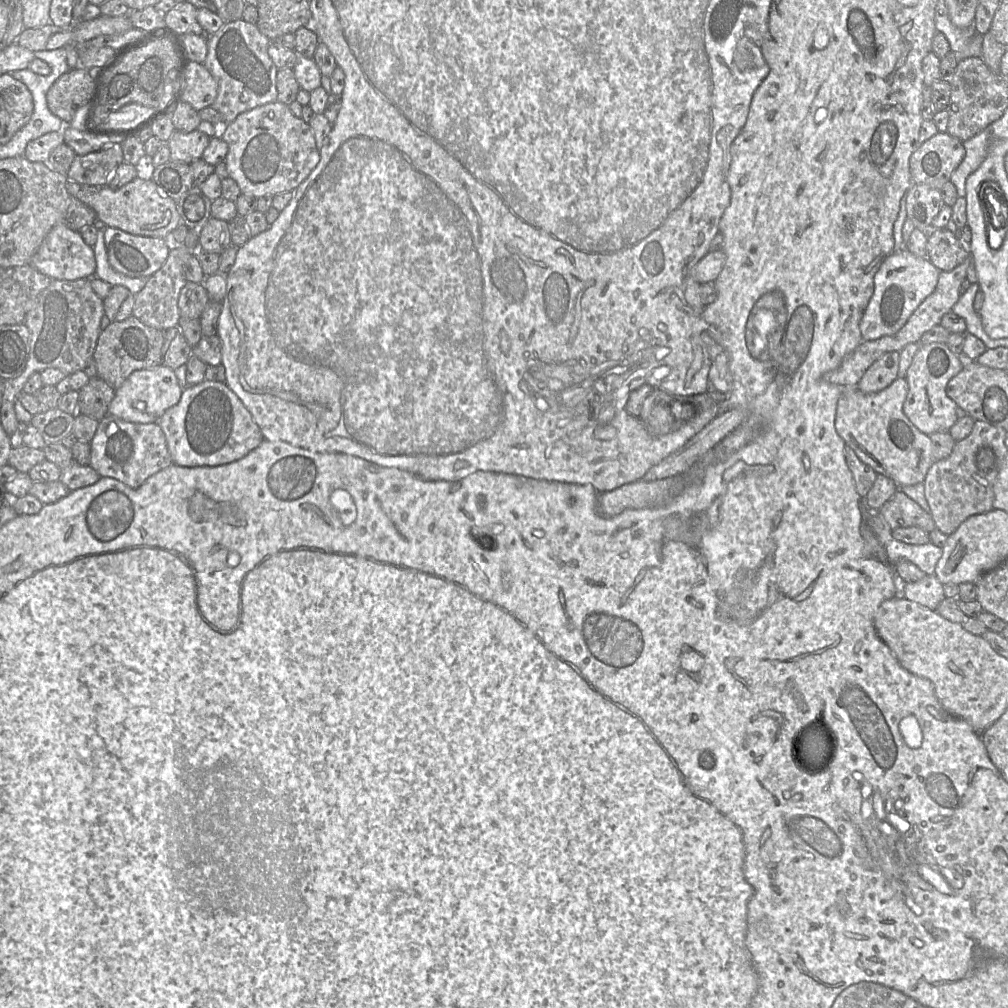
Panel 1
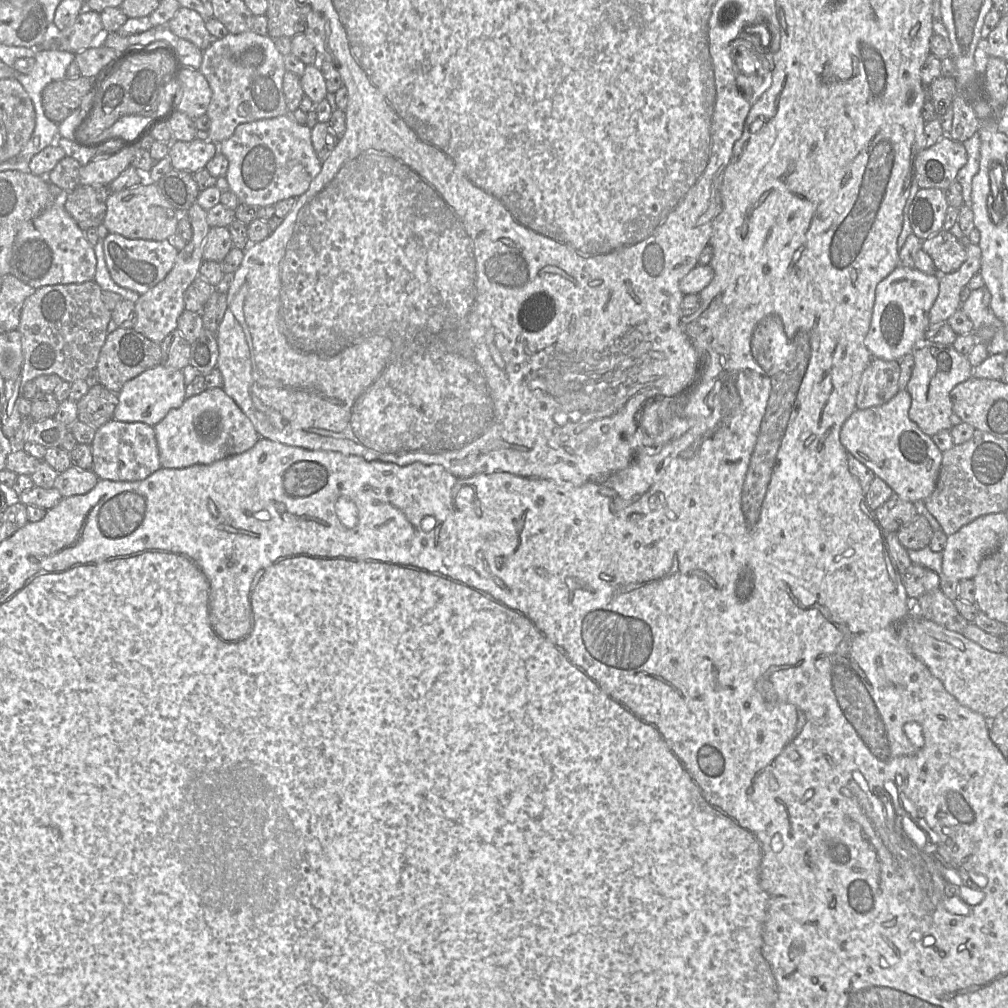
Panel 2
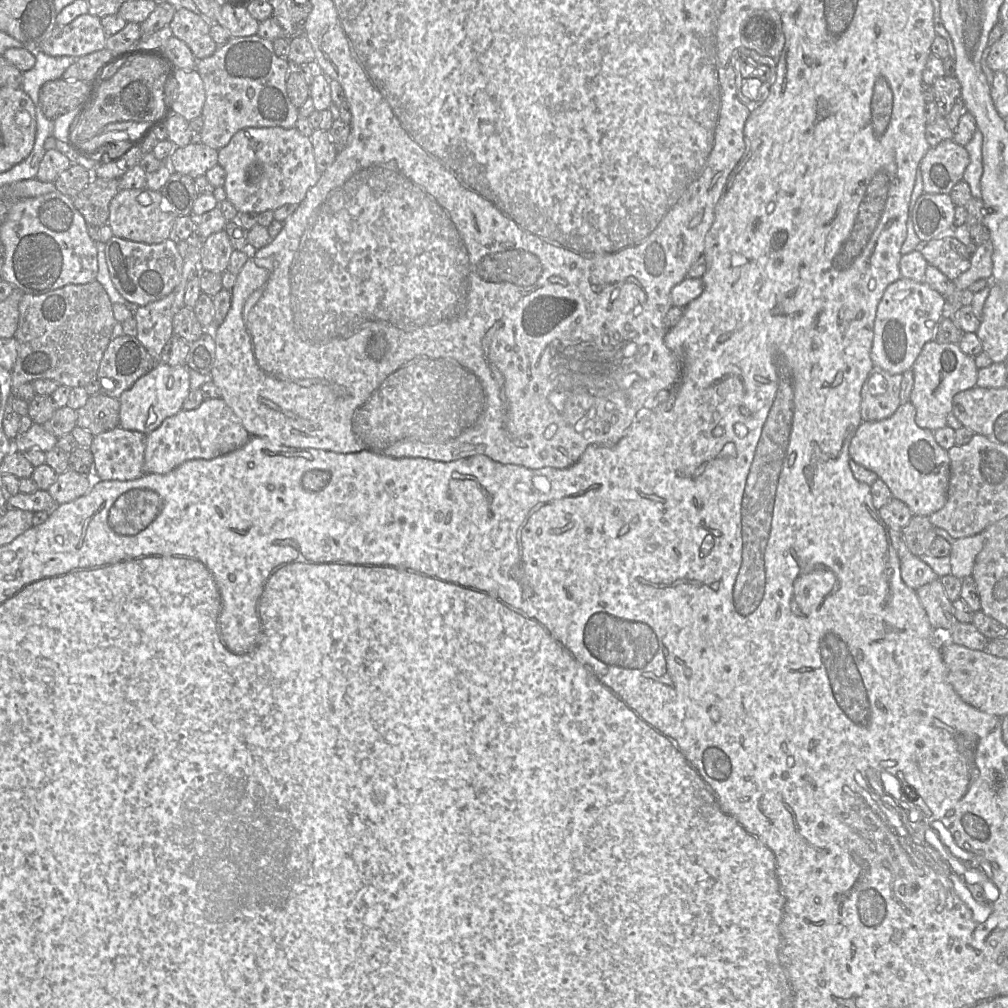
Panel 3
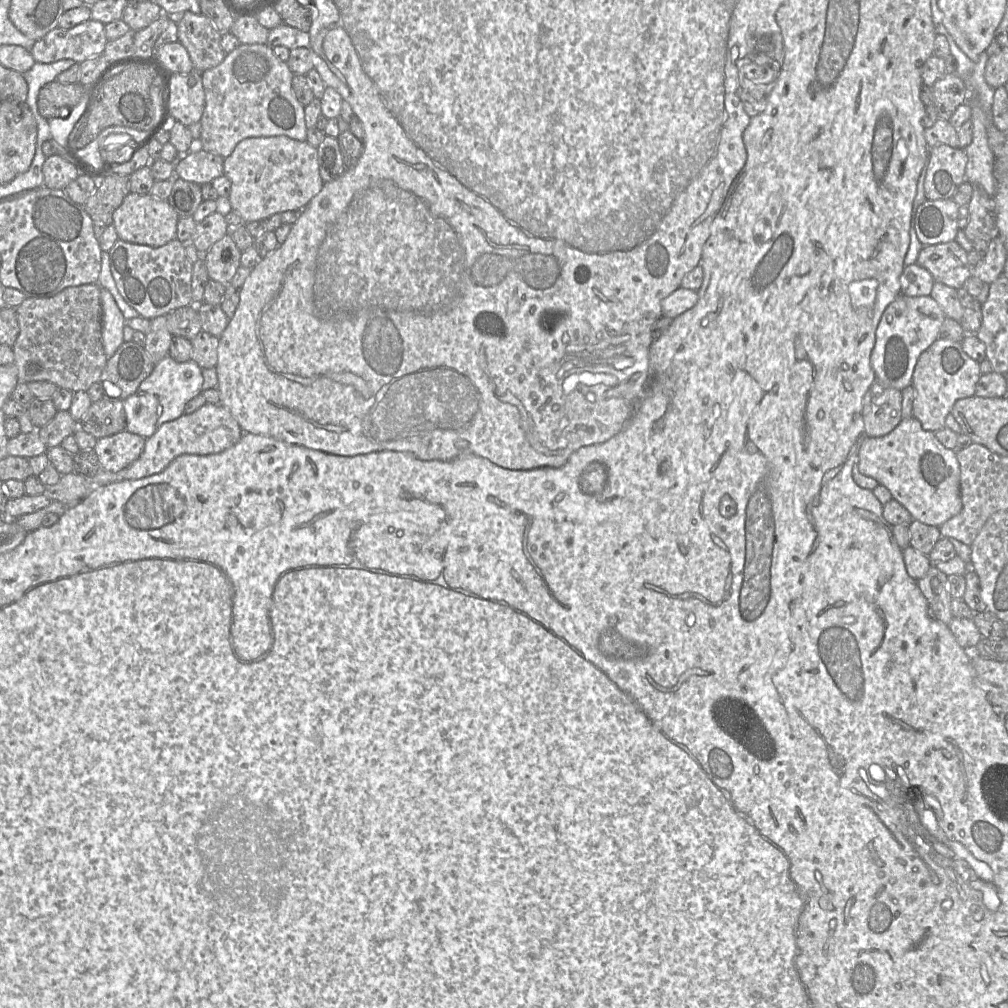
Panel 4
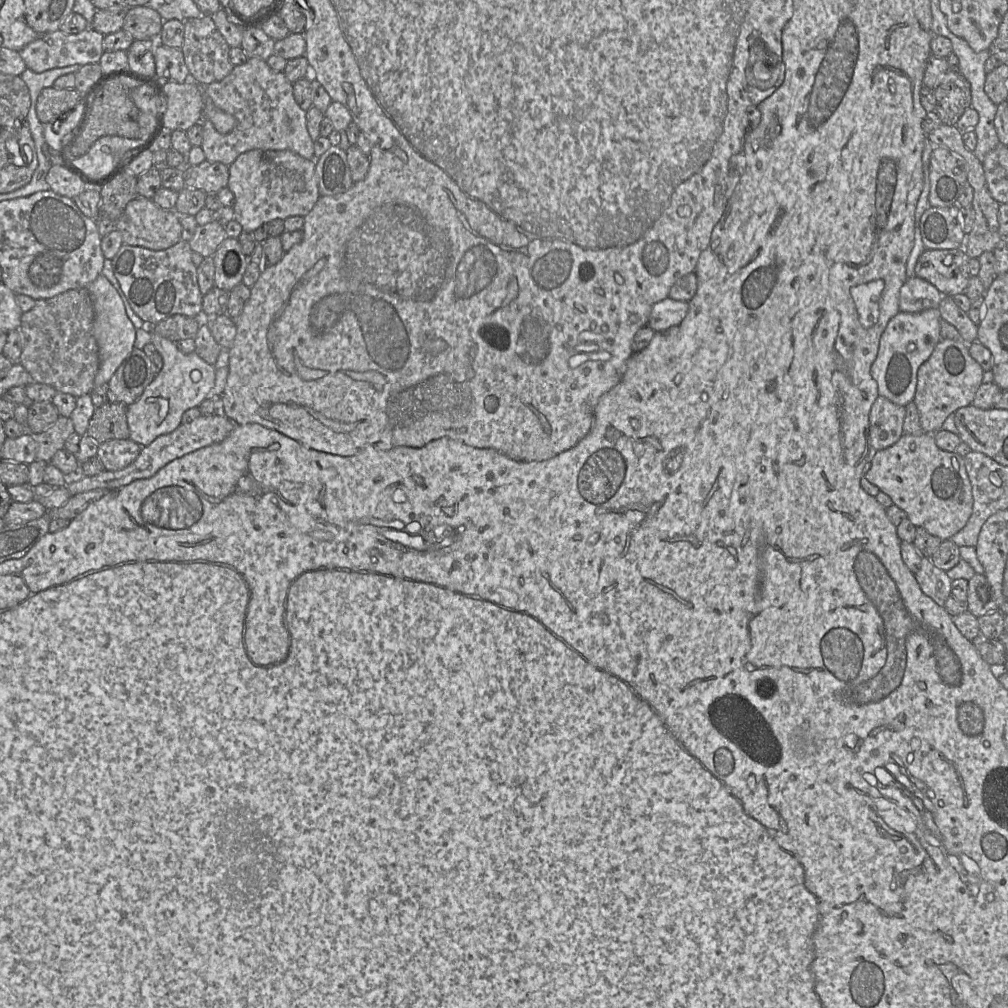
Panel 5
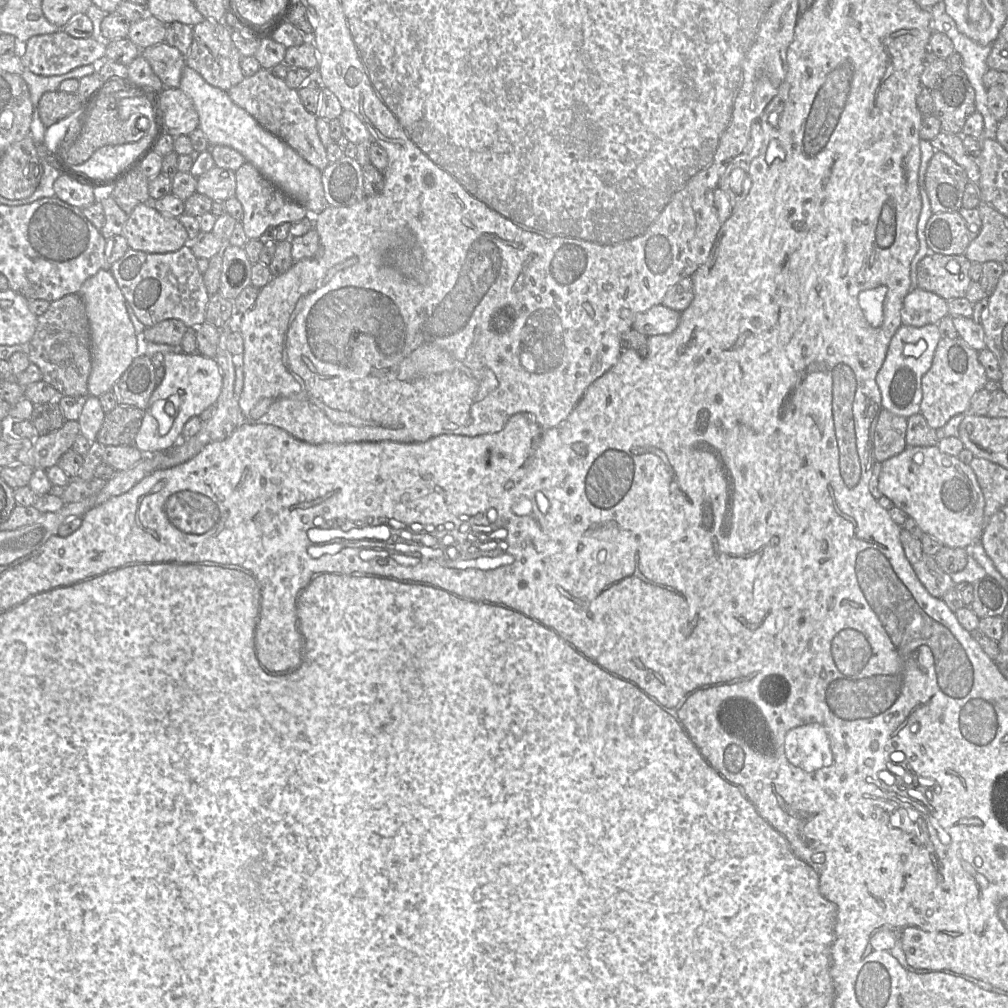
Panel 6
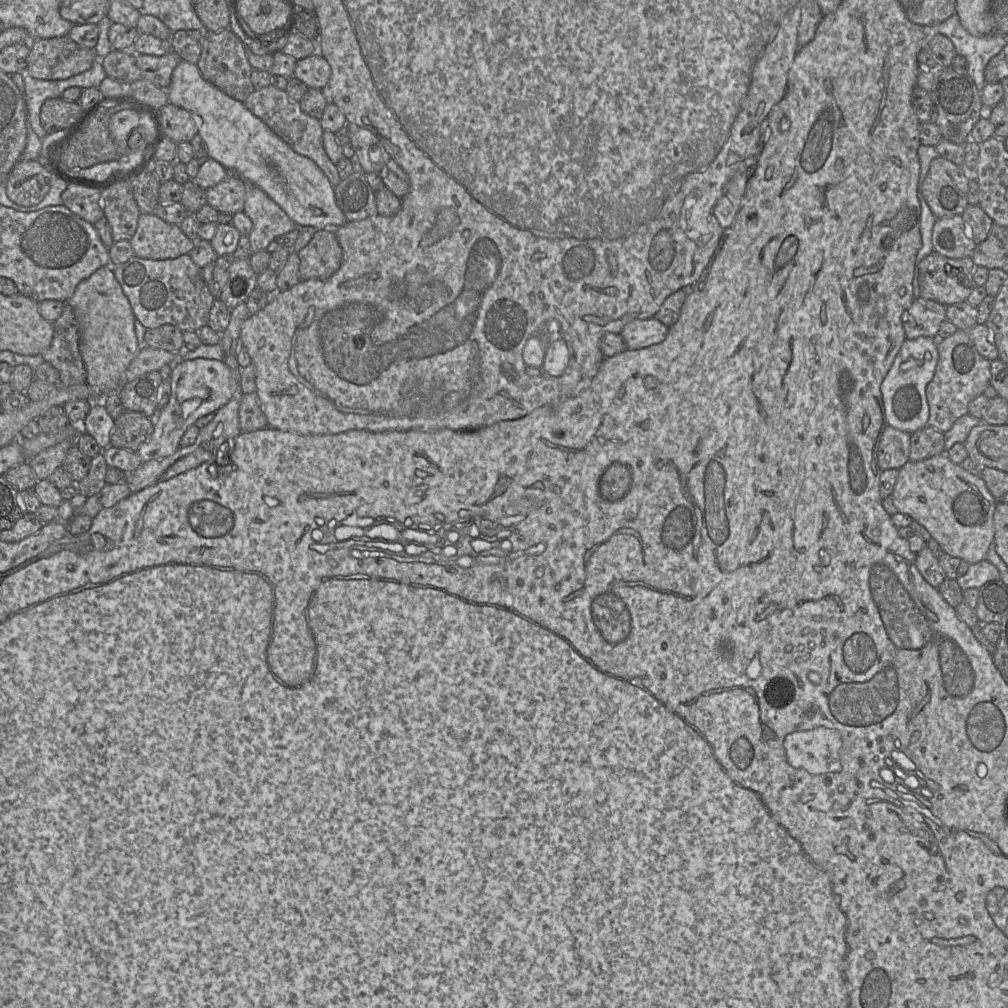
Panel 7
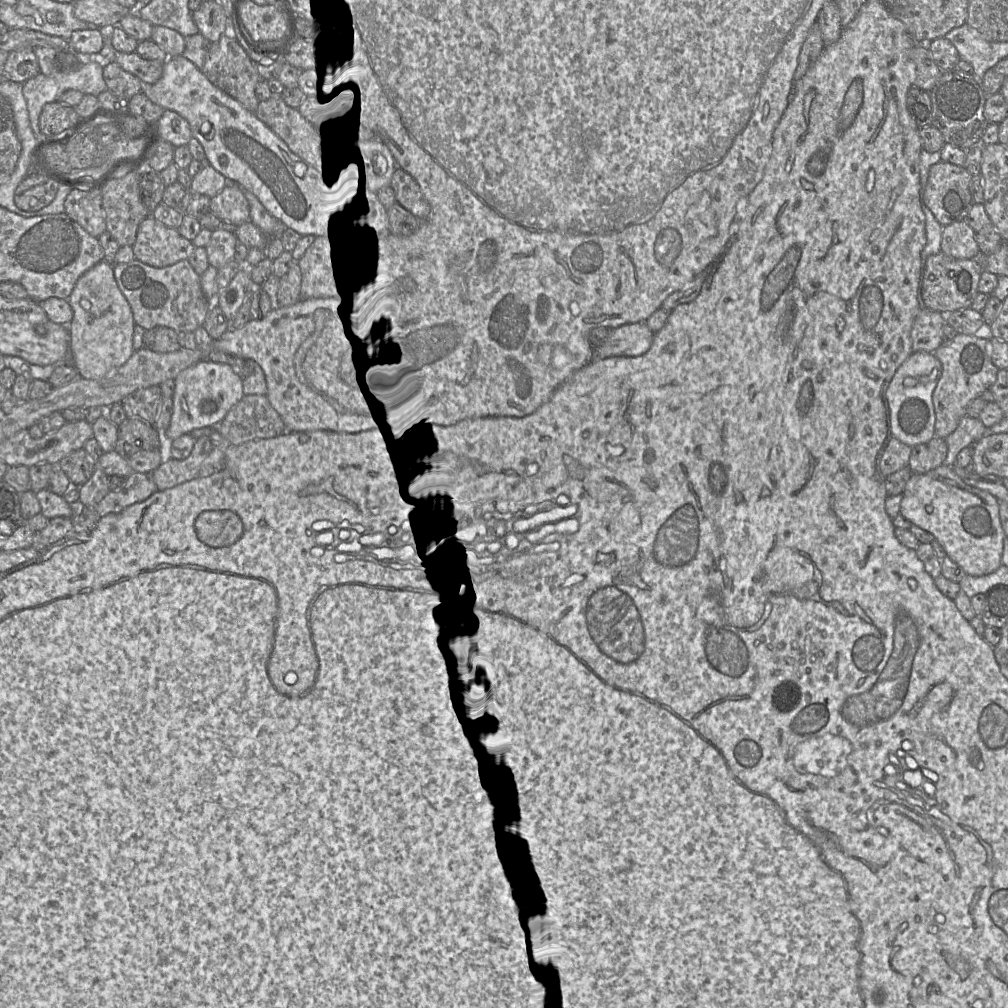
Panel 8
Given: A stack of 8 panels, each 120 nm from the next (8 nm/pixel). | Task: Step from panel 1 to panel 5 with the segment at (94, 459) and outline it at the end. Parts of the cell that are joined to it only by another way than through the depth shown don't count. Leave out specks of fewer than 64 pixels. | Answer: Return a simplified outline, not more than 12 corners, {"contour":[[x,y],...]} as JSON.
{"contour":[[128,439],[99,444],[107,471],[126,468],[142,446]]}

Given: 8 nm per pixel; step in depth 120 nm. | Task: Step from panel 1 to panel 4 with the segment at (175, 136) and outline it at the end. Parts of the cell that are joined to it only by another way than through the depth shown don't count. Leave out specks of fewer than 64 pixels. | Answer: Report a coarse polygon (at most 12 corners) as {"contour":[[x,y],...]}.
{"contour":[[189,152],[175,176],[199,185],[224,175],[224,158]]}

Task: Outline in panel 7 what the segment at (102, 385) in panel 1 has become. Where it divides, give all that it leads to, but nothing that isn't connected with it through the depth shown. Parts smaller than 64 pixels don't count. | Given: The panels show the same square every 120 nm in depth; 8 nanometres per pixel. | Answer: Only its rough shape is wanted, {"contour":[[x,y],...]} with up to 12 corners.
{"contour":[[124,411],[114,420],[110,446],[136,452],[149,440],[153,419]]}

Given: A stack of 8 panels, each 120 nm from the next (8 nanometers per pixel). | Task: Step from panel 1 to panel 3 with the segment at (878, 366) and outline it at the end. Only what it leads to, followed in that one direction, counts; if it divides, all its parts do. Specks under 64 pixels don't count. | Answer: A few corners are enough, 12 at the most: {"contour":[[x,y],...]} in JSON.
{"contour":[[874,365],[861,389],[862,421],[892,416],[902,374]]}

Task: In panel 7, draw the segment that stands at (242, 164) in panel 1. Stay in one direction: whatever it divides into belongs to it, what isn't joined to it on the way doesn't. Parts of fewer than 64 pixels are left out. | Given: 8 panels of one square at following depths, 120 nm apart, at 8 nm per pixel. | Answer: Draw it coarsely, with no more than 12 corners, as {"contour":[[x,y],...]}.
{"contour":[[245,181],[251,253],[298,227],[262,189]]}

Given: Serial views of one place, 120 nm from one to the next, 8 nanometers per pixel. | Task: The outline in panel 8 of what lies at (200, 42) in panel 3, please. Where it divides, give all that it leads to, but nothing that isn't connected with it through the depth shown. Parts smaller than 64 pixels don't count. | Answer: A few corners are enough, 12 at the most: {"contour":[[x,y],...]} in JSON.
{"contour":[[235,36],[211,42],[201,69],[250,112],[261,79]]}

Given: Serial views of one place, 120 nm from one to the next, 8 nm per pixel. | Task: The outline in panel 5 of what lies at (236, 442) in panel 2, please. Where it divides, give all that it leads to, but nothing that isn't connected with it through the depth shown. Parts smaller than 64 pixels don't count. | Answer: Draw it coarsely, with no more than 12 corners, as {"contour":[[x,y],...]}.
{"contour":[[200,415],[142,447],[126,468],[74,476],[71,496],[154,476],[186,454],[223,441],[234,422]]}

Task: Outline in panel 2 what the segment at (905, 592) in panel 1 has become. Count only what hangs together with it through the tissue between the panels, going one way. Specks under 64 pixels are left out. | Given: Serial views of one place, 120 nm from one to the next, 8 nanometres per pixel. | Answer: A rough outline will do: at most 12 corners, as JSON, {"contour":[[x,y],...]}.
{"contour":[[912,564],[899,571],[912,602],[937,588],[941,577]]}

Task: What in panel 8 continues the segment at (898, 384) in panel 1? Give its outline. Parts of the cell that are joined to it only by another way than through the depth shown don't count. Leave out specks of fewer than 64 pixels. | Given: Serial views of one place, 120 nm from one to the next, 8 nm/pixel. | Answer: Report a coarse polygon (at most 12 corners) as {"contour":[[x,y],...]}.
{"contour":[[942,464],[900,514],[967,575],[1002,565],[999,501]]}

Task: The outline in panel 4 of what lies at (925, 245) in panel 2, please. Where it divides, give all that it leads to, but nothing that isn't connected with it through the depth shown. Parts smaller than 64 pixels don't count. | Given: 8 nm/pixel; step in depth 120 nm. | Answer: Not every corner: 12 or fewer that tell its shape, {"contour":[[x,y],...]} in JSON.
{"contour":[[955,240],[923,246],[917,263],[956,290],[972,276]]}

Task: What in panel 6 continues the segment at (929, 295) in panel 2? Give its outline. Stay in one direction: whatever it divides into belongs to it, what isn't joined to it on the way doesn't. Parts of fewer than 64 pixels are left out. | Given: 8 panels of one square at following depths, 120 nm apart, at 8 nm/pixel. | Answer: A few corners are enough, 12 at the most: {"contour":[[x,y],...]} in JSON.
{"contour":[[937,324],[902,325],[876,376],[883,408],[920,412]]}

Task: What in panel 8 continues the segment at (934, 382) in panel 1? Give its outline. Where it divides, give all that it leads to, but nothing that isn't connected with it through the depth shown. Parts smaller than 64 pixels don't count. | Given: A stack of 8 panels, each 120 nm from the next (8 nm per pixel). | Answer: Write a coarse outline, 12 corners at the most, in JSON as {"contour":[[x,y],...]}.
{"contour":[[989,337],[933,353],[935,436],[945,439],[997,379]]}

